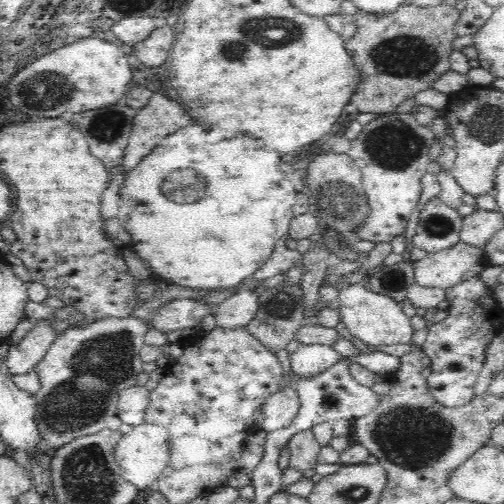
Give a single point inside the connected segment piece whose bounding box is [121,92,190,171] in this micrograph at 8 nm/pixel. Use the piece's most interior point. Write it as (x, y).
(159, 117)

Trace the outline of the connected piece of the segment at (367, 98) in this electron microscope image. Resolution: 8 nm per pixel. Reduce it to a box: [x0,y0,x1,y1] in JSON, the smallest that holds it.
[344,3,460,115]

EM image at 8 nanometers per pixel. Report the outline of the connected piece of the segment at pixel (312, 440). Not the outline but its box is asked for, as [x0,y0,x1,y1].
[287,429,320,473]

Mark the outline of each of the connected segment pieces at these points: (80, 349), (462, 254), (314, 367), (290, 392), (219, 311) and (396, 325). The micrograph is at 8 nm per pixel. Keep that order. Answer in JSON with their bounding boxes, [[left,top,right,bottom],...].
[[33,317,151,453],[412,241,491,289],[291,344,340,377],[261,386,301,432],[214,288,259,329],[338,282,414,347]]

